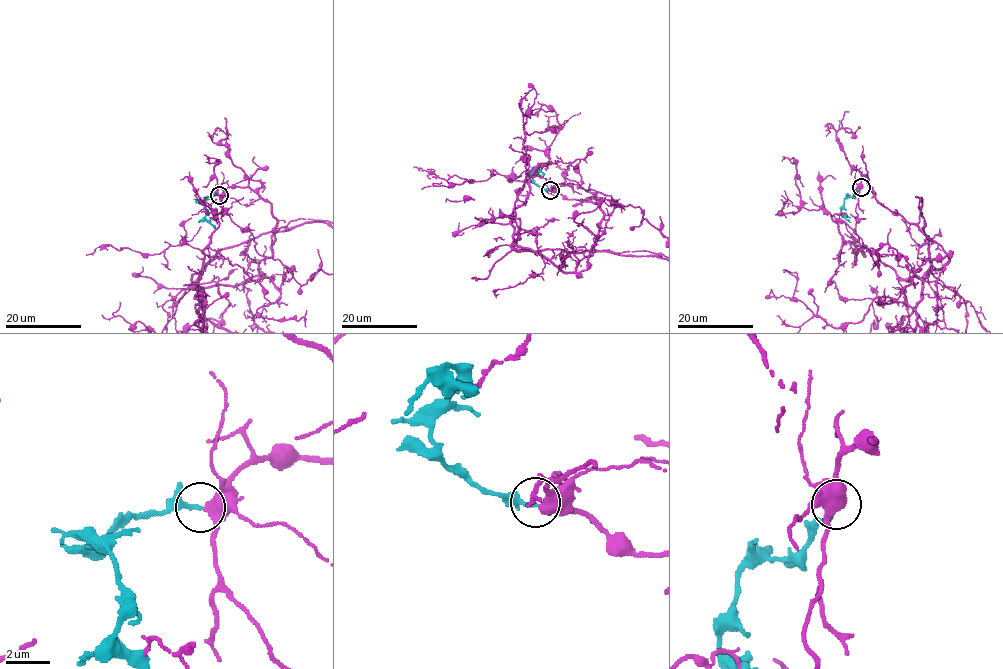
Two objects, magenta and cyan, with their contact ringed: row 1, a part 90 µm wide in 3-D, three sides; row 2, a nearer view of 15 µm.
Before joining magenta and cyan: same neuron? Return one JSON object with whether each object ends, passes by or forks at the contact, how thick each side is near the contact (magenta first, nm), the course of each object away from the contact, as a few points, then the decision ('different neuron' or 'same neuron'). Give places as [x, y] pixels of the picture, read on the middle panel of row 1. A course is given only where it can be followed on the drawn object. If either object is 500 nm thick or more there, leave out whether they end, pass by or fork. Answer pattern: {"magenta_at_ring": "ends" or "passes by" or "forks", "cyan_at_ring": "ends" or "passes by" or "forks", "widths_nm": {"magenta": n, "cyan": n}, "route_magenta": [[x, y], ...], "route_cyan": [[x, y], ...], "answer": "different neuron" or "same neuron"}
{"magenta_at_ring": "passes by", "cyan_at_ring": "ends", "widths_nm": {"magenta": 420, "cyan": 200}, "route_cyan": [[550, 190], [535, 183], [533, 176], [536, 167], [543, 177]], "answer": "different neuron"}

